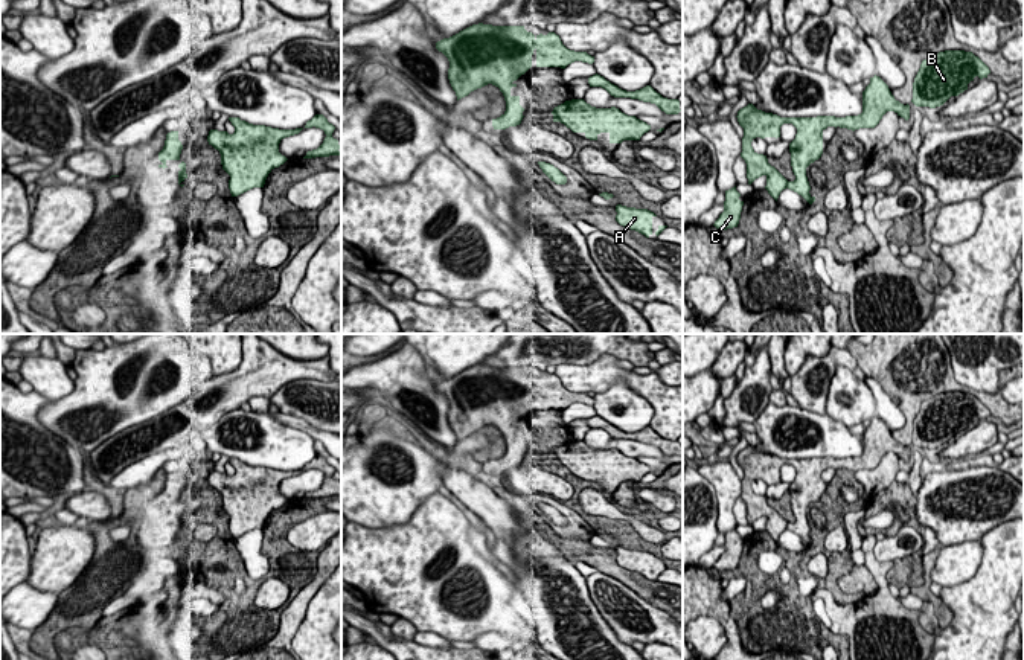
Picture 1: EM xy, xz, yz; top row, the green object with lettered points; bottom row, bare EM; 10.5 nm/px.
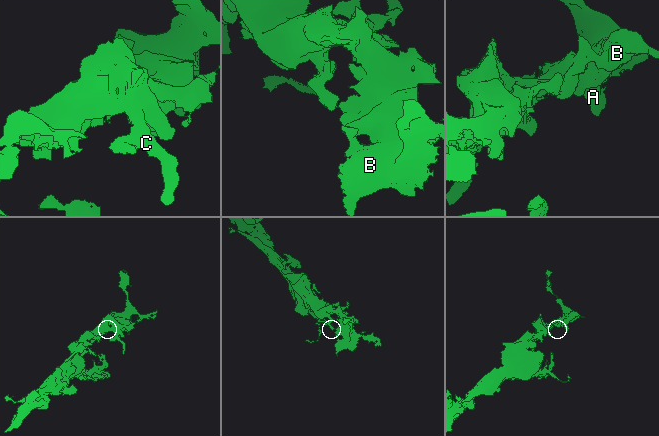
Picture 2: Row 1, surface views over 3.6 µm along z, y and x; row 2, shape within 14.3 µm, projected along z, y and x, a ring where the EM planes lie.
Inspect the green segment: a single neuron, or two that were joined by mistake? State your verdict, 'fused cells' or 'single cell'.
fused cells

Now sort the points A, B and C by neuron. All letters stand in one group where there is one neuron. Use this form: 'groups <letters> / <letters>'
groups A / B C

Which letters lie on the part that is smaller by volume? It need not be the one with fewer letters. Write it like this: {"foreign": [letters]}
{"foreign": ["A"]}

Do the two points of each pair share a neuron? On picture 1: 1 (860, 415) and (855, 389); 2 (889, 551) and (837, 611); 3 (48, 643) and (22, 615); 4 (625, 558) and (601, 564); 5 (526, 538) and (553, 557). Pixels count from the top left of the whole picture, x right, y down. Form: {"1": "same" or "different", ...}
{"1": "same", "2": "different", "3": "different", "4": "different", "5": "same"}

